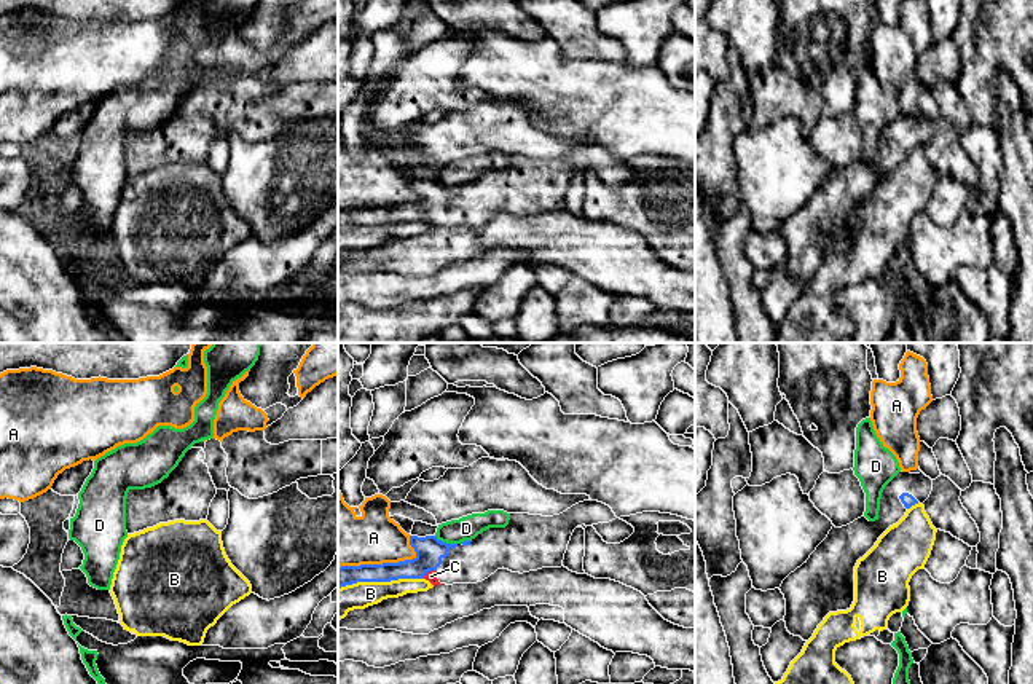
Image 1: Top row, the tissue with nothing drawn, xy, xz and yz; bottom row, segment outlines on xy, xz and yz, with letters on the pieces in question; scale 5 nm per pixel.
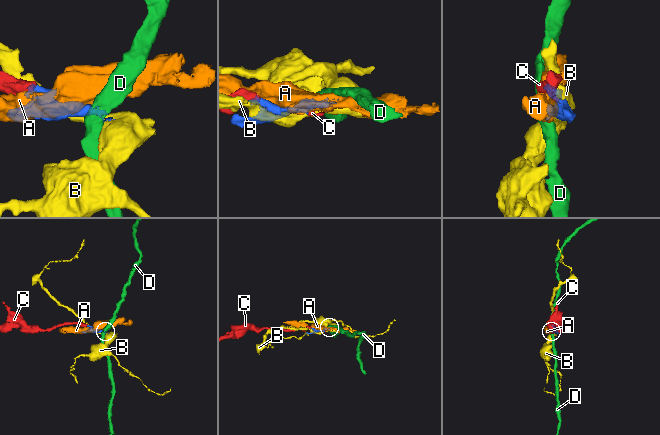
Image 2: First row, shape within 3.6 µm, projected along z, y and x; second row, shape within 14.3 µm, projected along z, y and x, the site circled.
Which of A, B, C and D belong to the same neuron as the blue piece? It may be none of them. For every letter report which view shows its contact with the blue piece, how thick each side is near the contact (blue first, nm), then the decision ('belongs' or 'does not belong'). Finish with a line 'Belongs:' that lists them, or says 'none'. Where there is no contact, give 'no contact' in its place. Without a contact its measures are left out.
A: xz | 120/280 nm | does not belong
B: xz | 110/140 nm | does not belong
C: xz | 140/60 nm | does not belong
D: xz | 140/120 nm | does not belong
Belongs: none

